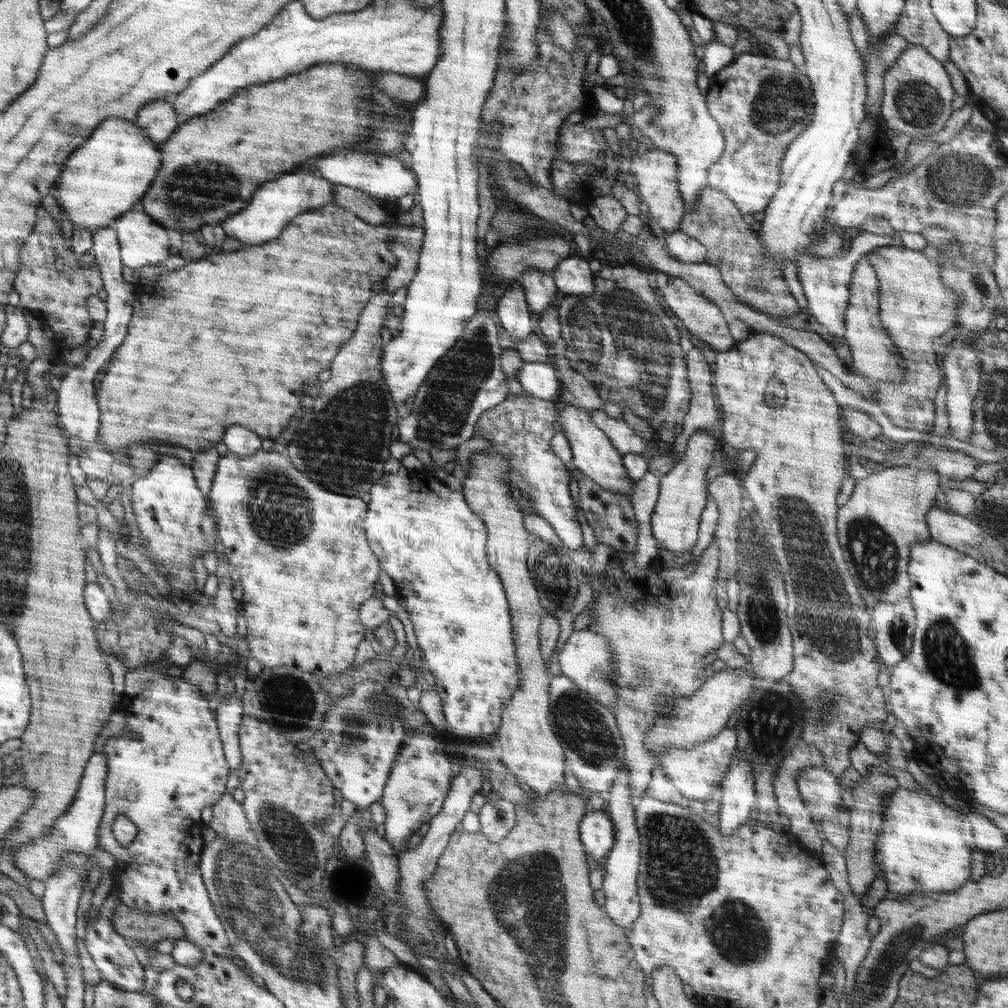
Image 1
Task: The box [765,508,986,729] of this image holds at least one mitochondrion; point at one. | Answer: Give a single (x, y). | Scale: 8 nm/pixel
(946, 652)

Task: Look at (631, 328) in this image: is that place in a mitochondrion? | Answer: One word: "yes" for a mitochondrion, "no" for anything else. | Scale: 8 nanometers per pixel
yes

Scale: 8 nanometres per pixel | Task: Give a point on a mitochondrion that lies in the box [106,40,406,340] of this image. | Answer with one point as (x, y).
(200, 186)

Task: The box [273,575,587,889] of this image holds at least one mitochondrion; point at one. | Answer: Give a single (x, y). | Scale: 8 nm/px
(363, 715)

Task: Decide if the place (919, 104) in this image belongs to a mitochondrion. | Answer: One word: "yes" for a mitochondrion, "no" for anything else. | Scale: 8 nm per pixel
yes

